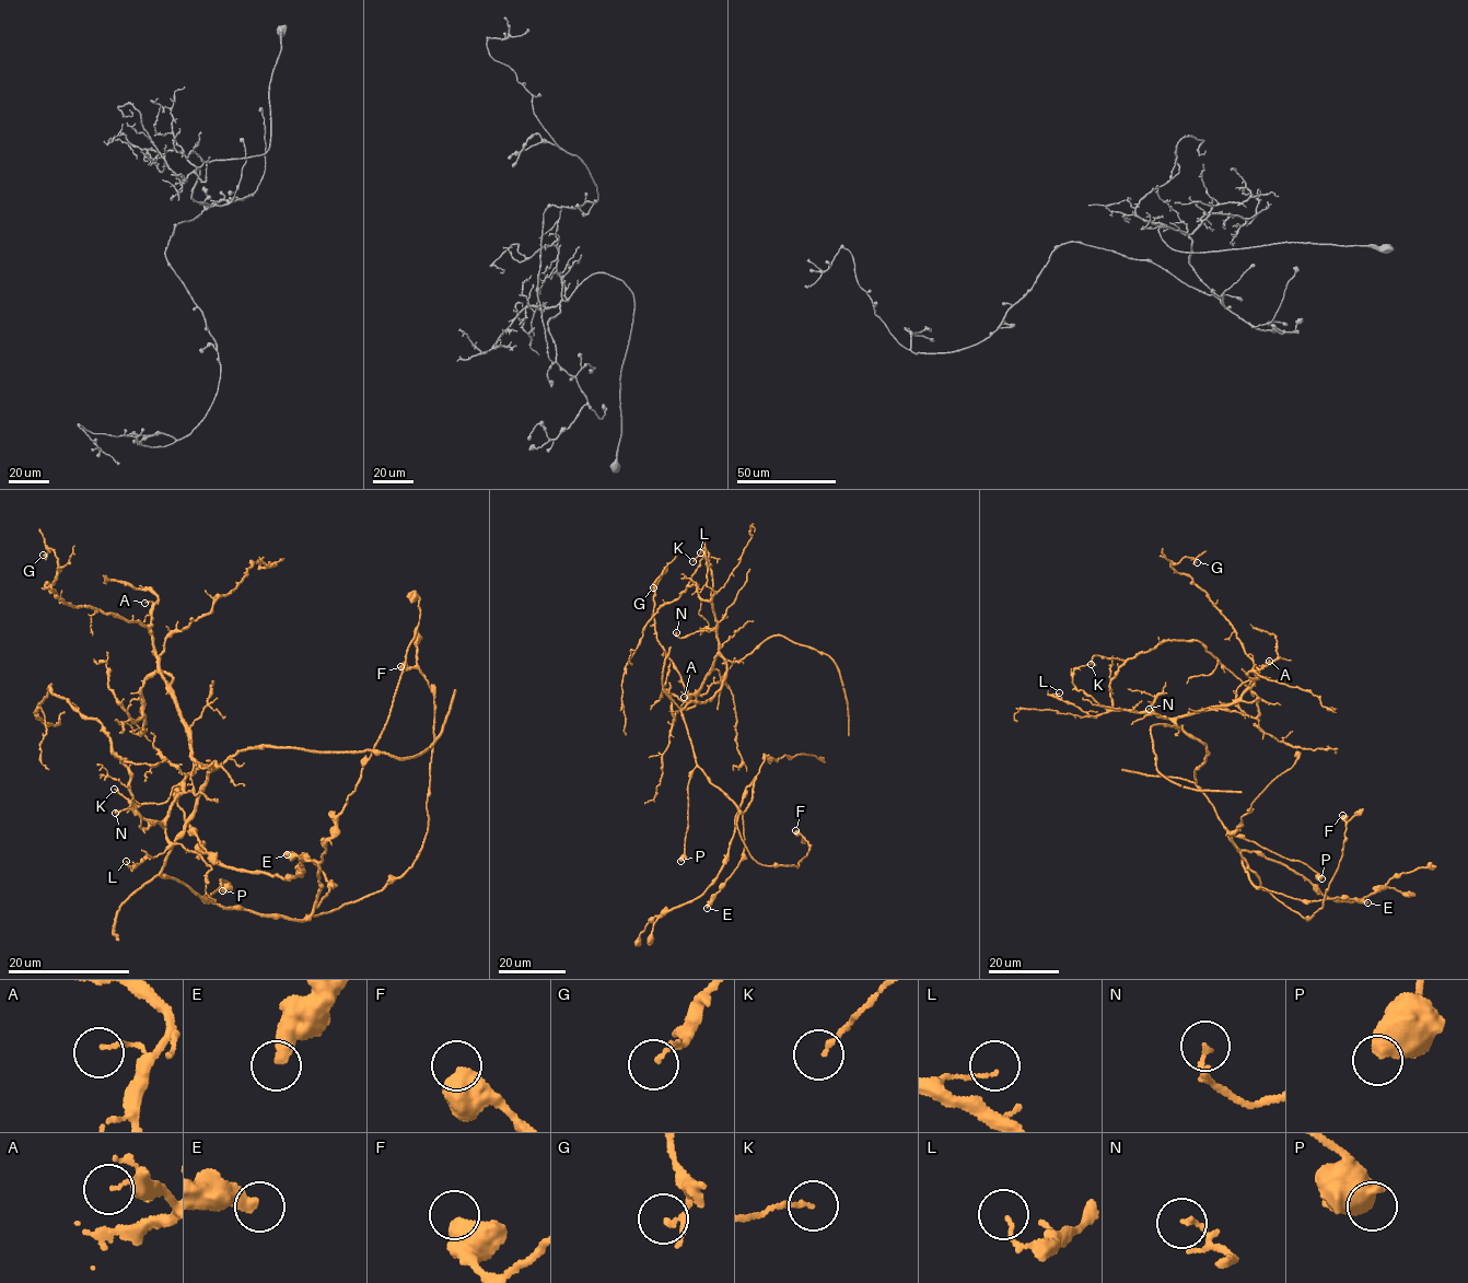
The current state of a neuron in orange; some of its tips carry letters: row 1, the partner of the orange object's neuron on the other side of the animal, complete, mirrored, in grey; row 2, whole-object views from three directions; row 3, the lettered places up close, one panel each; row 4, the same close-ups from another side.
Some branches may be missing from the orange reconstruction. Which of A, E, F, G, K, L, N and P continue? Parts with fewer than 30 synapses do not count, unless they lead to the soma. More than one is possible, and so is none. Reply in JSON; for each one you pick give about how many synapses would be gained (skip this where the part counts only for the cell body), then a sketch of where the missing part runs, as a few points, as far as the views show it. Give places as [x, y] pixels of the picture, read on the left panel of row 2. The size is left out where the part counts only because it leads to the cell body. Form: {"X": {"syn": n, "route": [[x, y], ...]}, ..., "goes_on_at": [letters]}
{"goes_on_at": []}

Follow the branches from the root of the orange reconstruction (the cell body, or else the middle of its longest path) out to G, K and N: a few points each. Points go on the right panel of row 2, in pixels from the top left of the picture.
G: (1196, 780), (1206, 744), (1176, 719), (1232, 706), (1257, 675), (1209, 596), (1171, 564), (1184, 557), (1197, 562)
K: (1196, 780), (1196, 768), (1207, 755), (1206, 744), (1169, 719), (1106, 710), (1078, 690), (1073, 672), (1091, 664)
N: (1196, 780), (1196, 768), (1207, 755), (1206, 744), (1169, 719), (1148, 711), (1144, 715), (1153, 712), (1149, 709)

